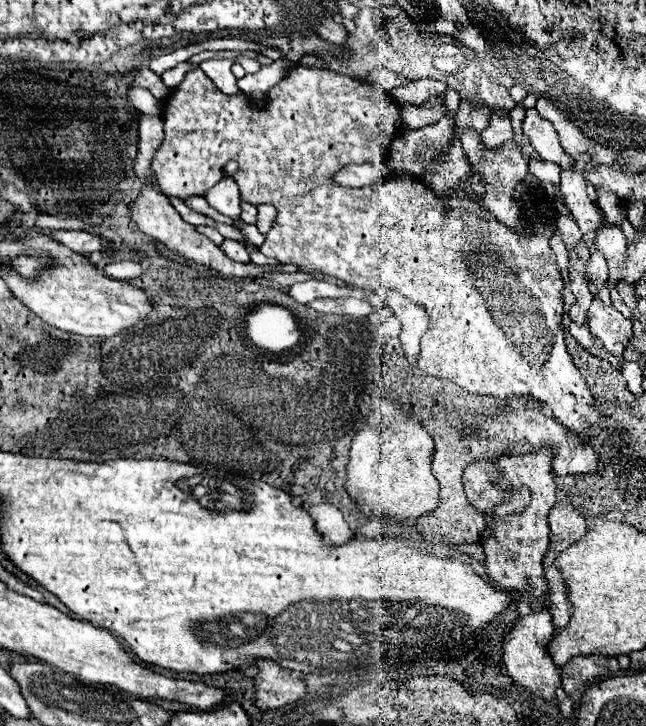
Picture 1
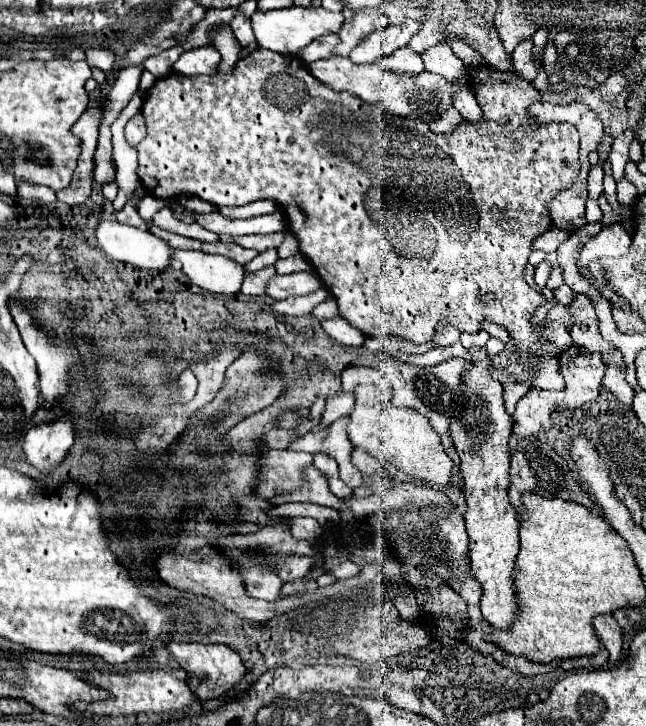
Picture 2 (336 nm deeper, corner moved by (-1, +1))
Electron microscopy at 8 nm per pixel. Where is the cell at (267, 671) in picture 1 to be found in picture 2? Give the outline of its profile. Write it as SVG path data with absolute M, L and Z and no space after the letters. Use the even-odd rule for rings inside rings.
M170 641L166 645L166 649L178 661L178 665L188 673L186 683L192 689L192 693L202 701L222 697L246 673L246 667L242 665L238 653L232 651L228 645L220 645L220 643L176 643L176 641Z

